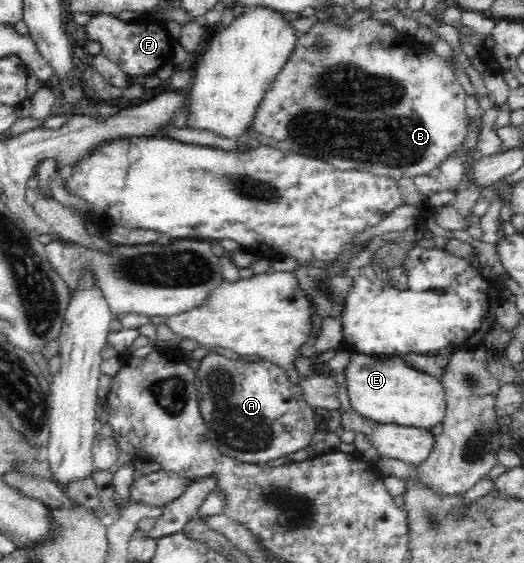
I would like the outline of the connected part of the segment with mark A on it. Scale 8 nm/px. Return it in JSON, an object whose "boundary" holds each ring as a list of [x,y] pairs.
{"boundary":[[[210,352],[200,360],[195,371],[195,384],[200,398],[199,409],[206,421],[206,438],[220,453],[233,460],[266,465],[269,461],[304,449],[322,435],[315,425],[320,419],[316,417],[315,409],[304,400],[300,386],[290,382],[287,373],[269,361],[245,362]]]}

